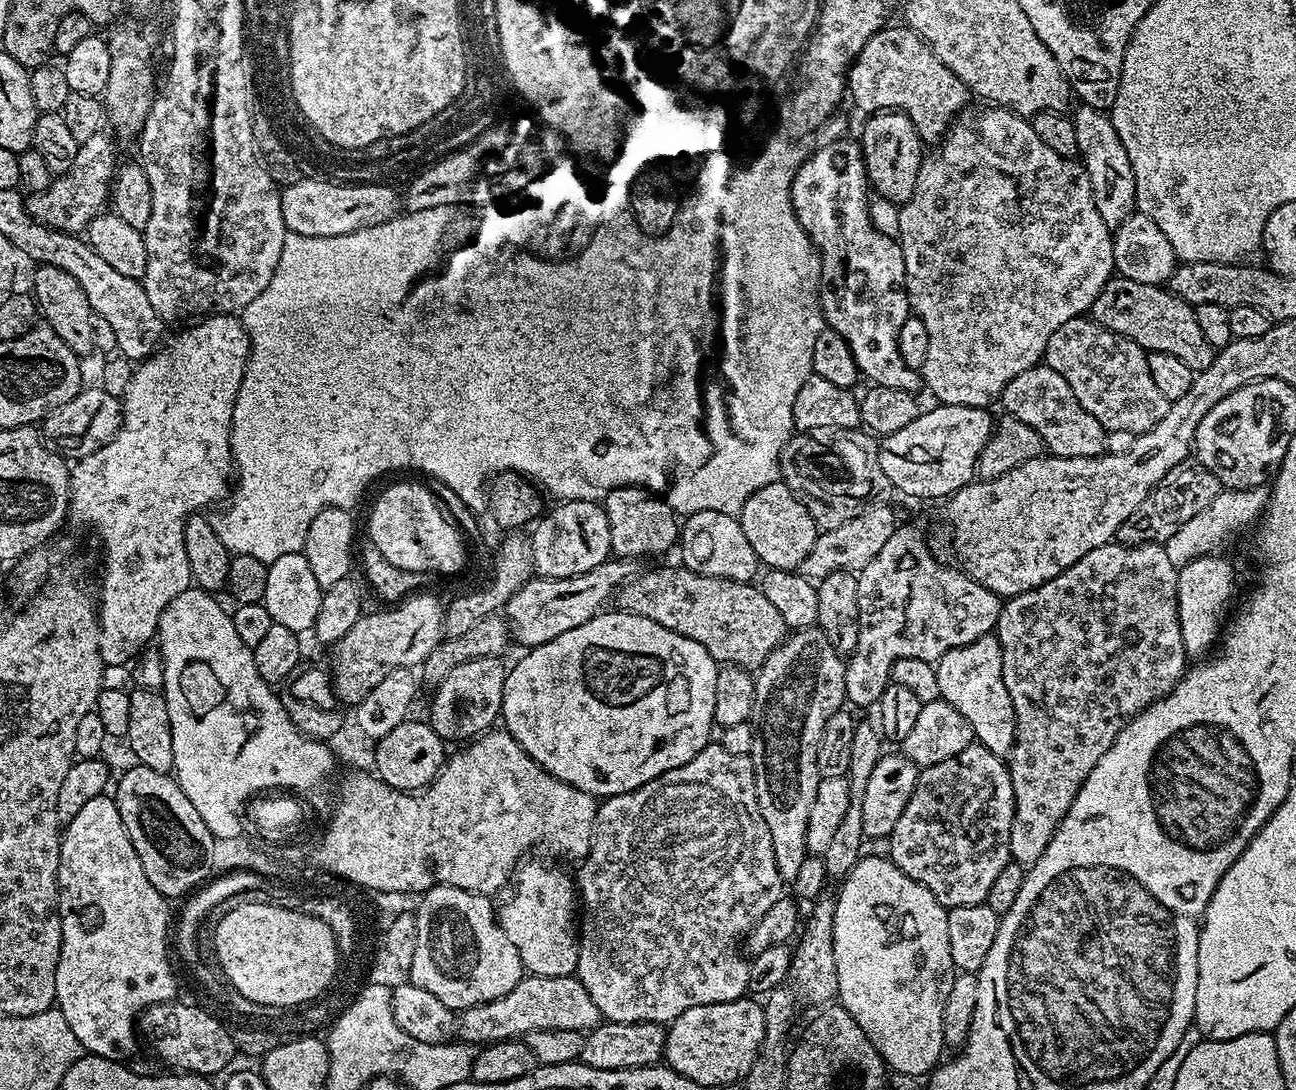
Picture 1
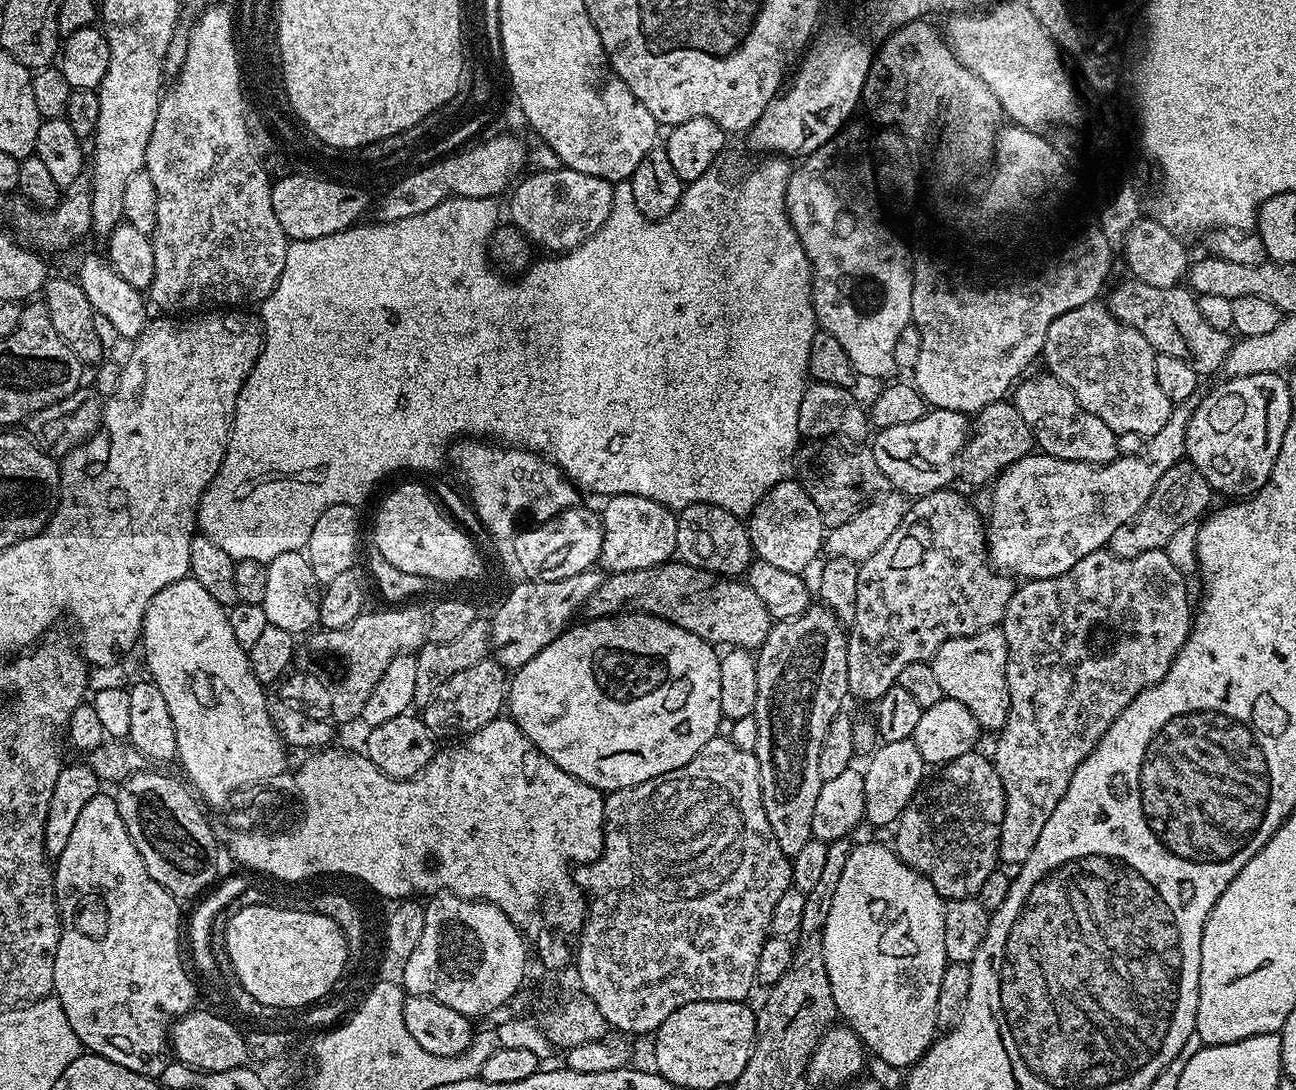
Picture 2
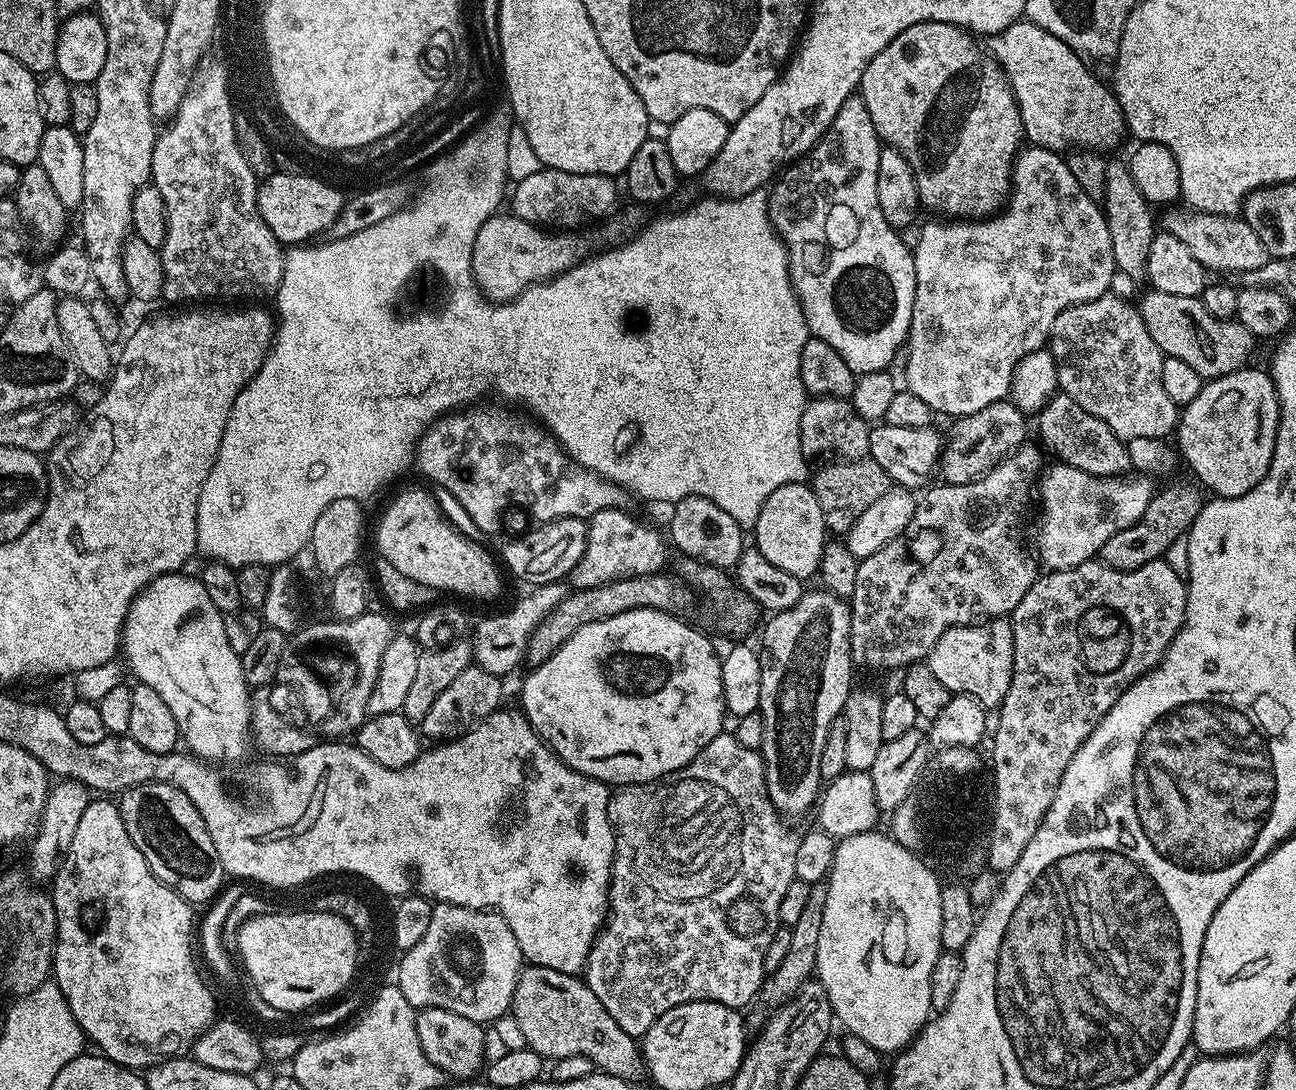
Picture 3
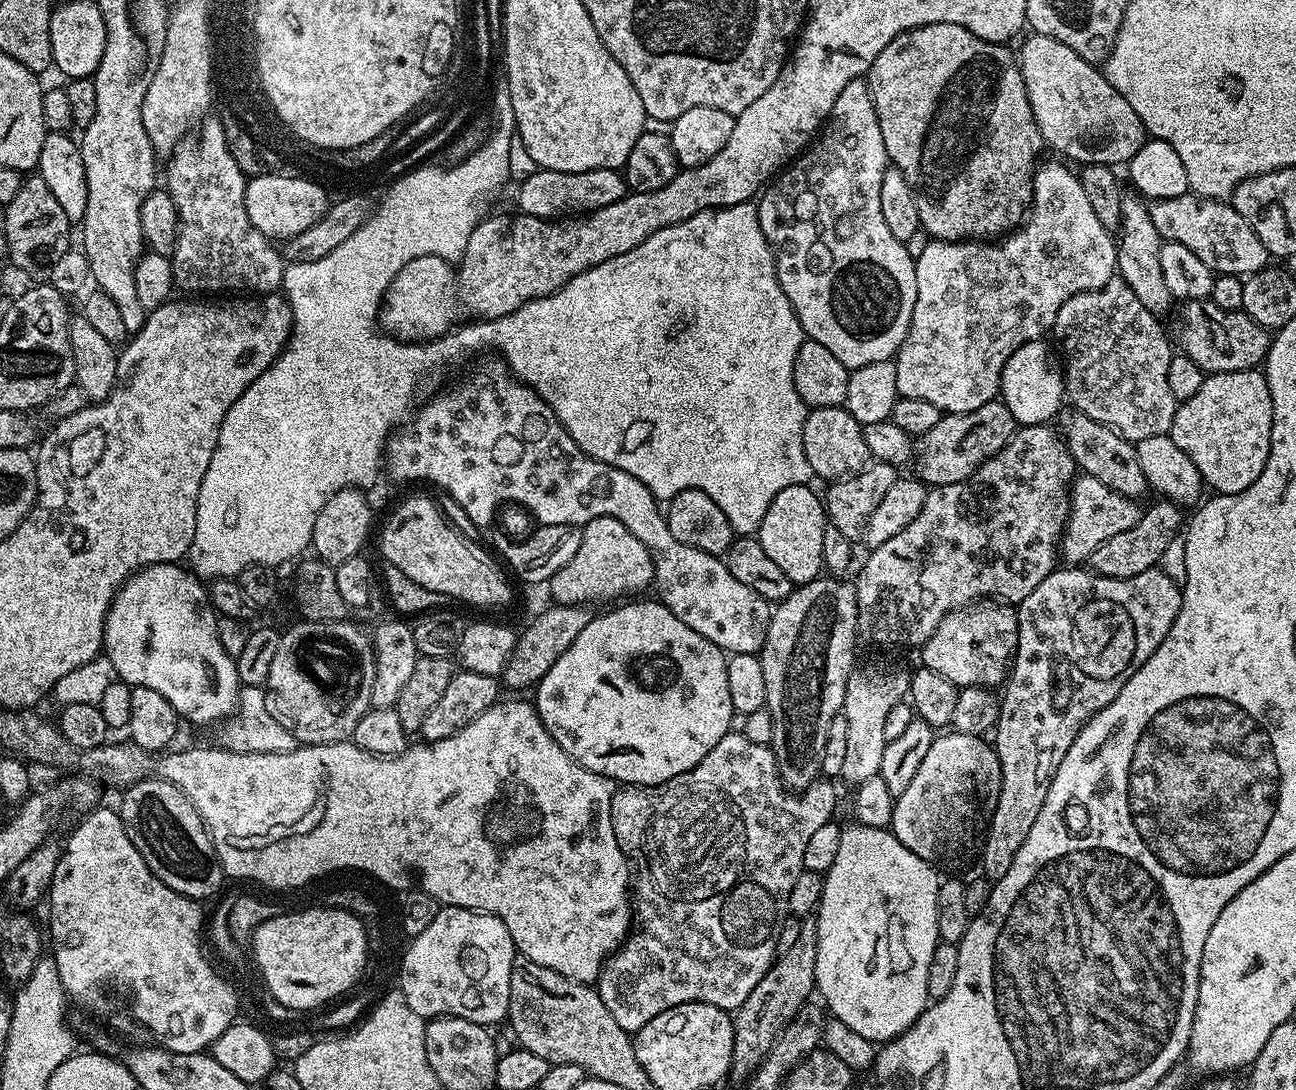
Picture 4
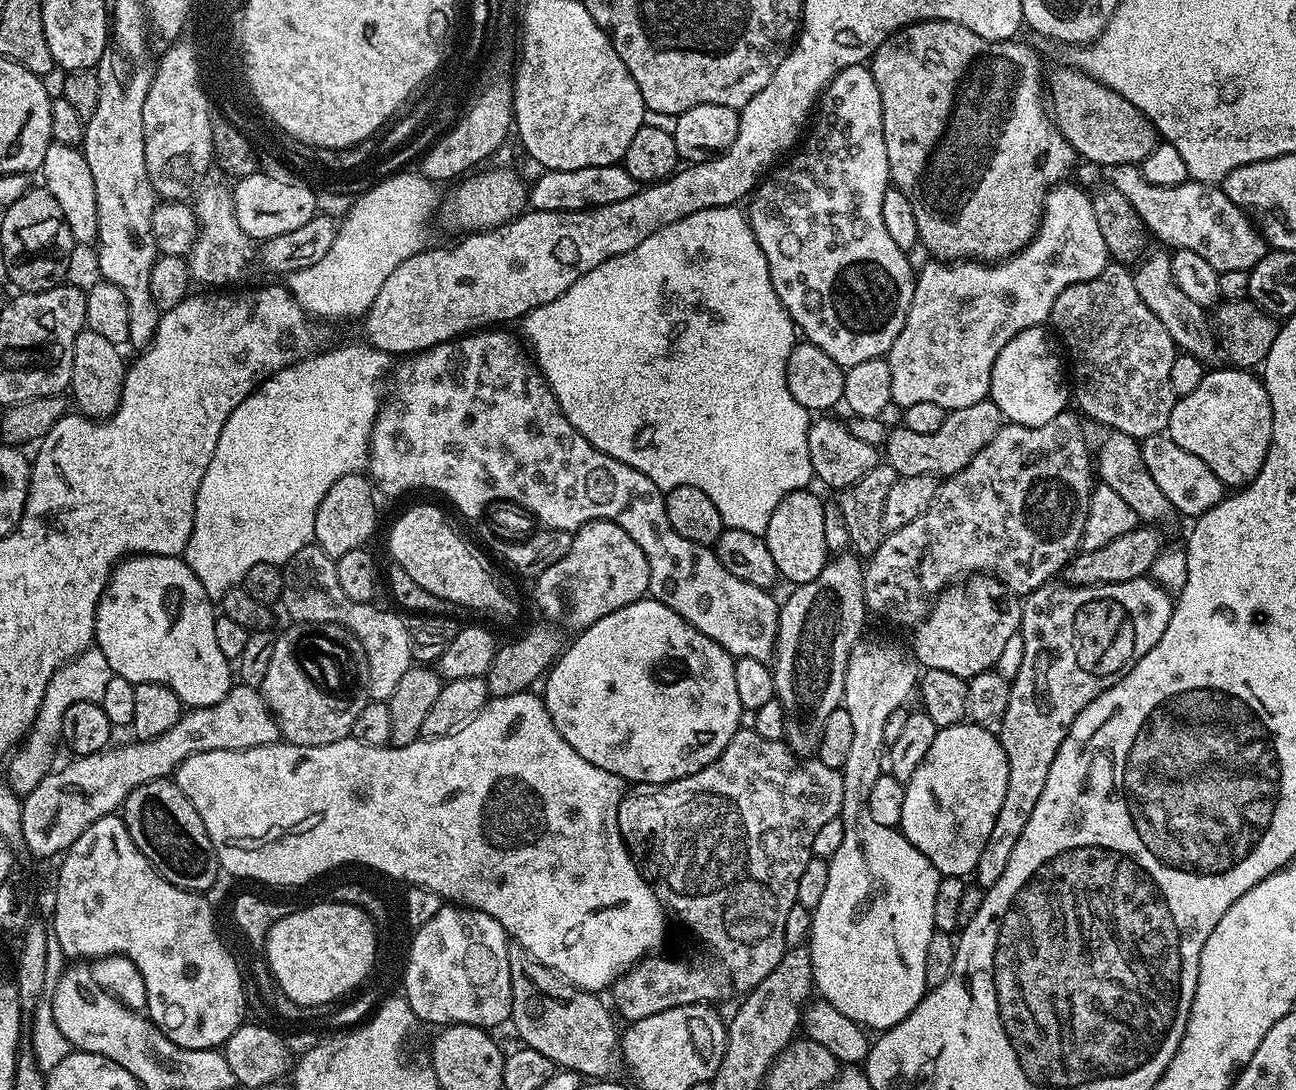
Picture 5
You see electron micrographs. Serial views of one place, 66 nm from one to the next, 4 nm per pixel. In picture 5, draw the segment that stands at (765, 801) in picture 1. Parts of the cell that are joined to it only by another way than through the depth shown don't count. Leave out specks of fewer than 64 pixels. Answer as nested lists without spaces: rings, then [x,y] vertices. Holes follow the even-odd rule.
[[[852,554],[829,559],[814,582],[795,589],[792,600],[779,605],[776,650],[770,667],[775,699],[784,711],[784,743],[797,757],[816,753],[830,710],[841,707],[848,655],[864,628],[864,568]]]

